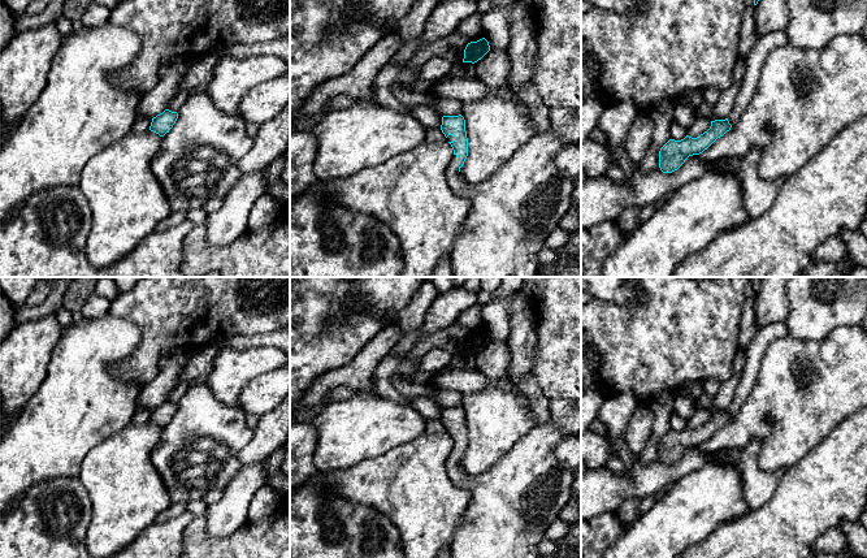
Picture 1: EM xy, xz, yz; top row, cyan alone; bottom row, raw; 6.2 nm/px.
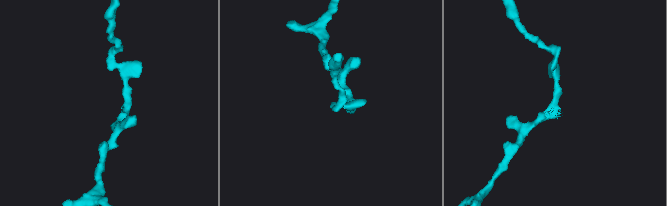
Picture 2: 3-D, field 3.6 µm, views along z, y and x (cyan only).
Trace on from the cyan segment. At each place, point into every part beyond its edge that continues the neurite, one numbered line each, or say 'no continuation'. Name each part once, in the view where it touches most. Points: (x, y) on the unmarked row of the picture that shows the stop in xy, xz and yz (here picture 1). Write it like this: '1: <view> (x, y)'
1: xz (512, 504)

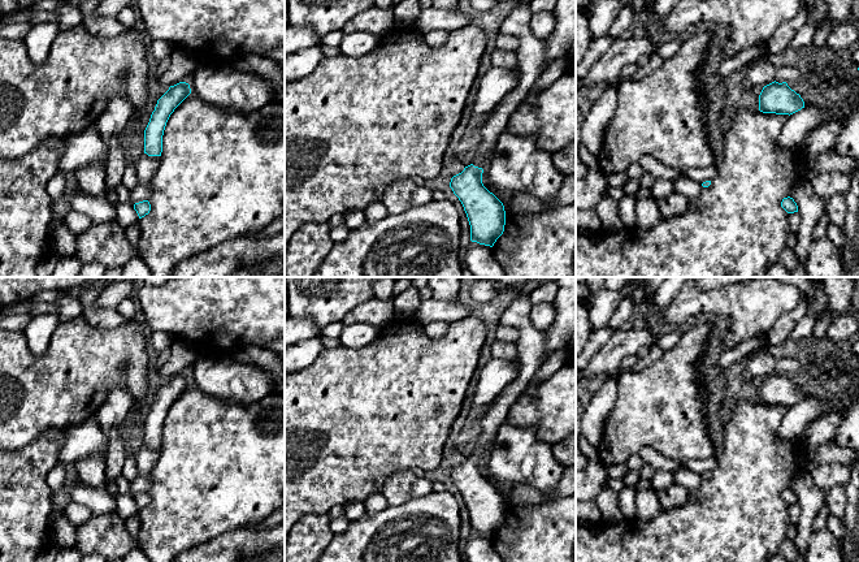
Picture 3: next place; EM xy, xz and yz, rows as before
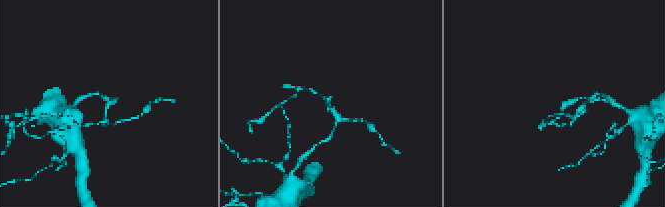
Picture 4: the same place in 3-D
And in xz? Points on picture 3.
1: xz (532, 345)

